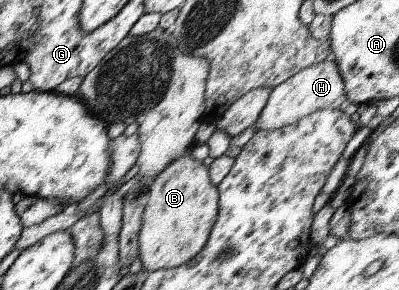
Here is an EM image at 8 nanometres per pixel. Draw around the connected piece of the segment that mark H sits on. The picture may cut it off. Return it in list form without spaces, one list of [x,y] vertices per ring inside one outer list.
[[[328,58],[323,62],[304,68],[290,79],[273,87],[264,109],[255,122],[255,129],[256,131],[277,130],[296,123],[299,119],[305,118],[318,110],[325,110],[326,108],[338,110],[346,99],[347,95],[339,67],[334,58]]]

